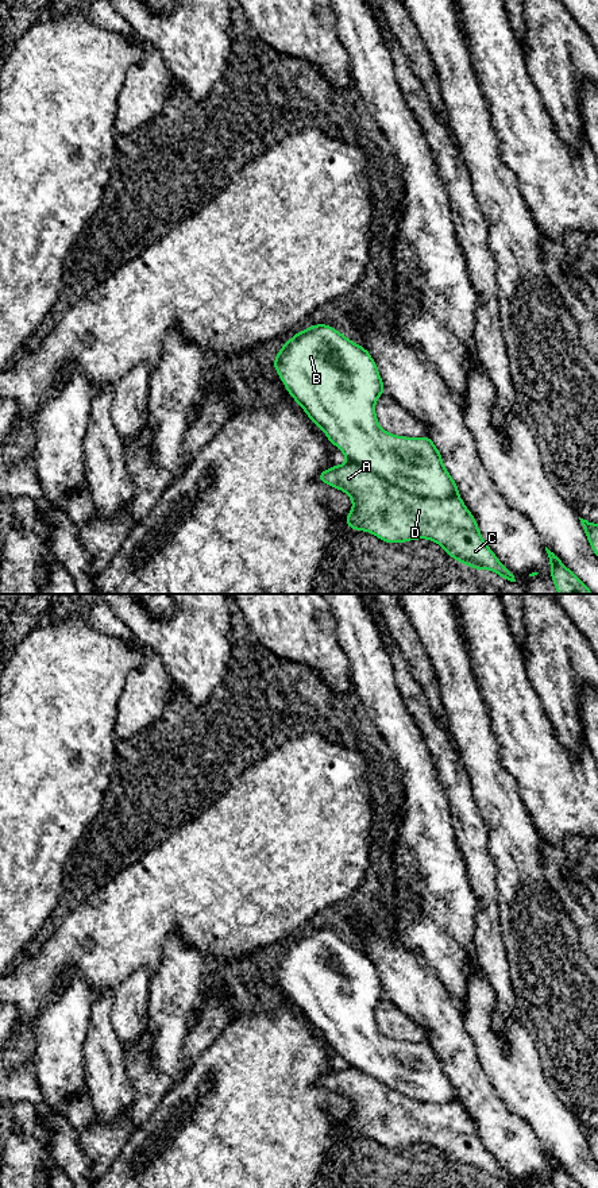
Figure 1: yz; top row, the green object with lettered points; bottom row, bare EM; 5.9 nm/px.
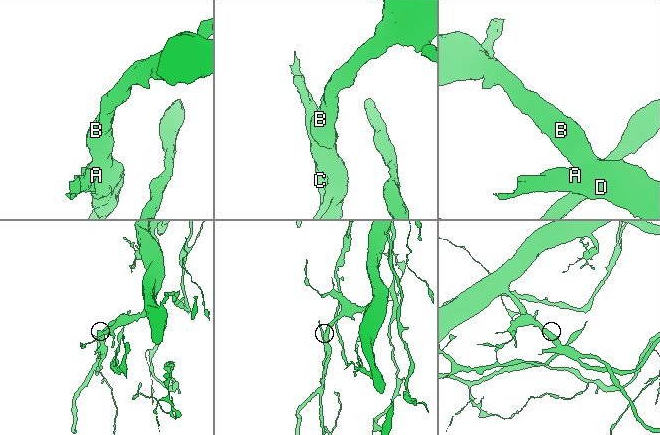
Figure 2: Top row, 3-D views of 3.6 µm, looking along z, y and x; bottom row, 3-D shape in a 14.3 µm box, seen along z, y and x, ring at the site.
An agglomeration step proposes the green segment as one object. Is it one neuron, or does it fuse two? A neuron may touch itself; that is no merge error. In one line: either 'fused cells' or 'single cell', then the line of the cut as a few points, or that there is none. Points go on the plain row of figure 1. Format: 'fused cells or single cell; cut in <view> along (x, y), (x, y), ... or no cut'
fused cells; cut in yz along (348, 1064), (411, 1098), (439, 1103), (458, 1102)

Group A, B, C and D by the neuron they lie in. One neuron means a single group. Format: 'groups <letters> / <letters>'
groups A C D / B

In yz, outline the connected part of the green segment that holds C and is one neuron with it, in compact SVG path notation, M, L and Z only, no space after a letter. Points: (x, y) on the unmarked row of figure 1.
M351 1065L320 1077L317 1084L352 1103L347 1131L370 1137L393 1149L429 1143L458 1166L475 1174L491 1174L516 1187L514 1180L483 1146L462 1103L439 1104L410 1099Z

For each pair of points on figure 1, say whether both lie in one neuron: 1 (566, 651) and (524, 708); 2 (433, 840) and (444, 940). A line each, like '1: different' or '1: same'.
1: different
2: same

